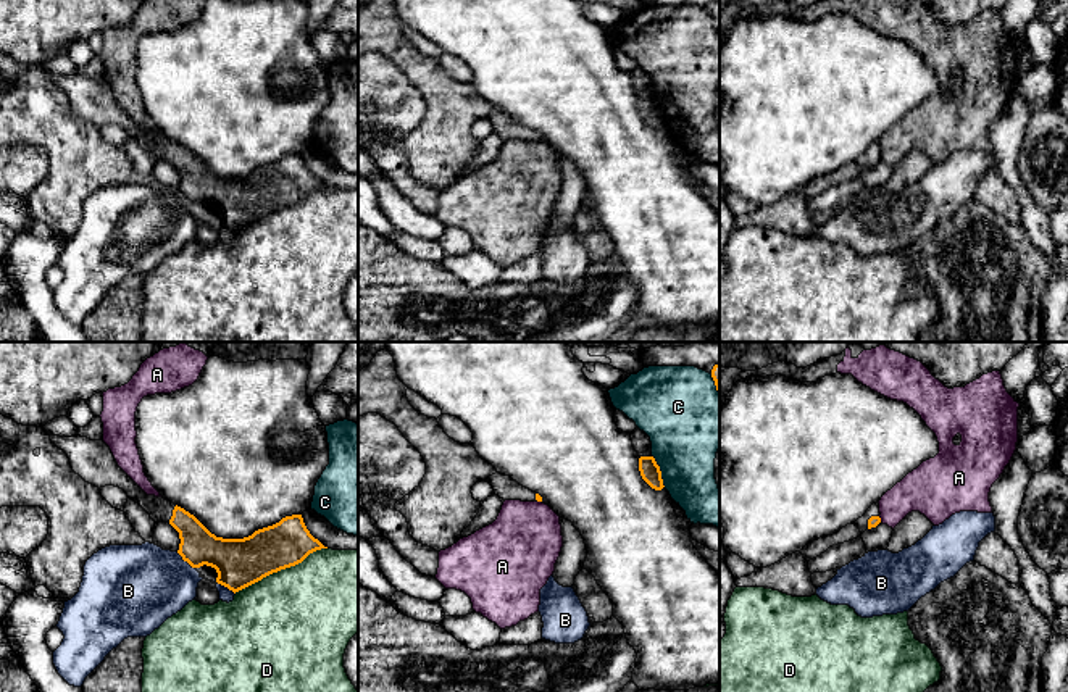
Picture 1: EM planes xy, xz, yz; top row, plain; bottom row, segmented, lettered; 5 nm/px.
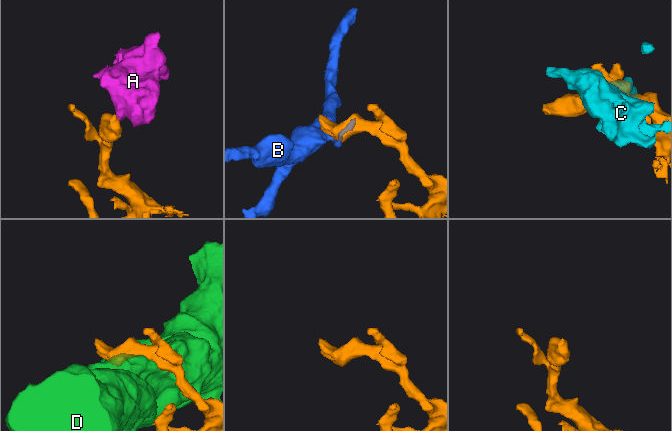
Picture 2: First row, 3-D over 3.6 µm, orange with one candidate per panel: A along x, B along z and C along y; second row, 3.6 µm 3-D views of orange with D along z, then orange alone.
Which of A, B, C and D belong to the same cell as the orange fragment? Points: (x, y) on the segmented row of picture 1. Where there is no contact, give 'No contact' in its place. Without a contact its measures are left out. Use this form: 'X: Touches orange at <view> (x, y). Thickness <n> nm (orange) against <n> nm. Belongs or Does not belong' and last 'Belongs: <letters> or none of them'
A: Touches orange at yz (880, 520). Thickness 60 nm (orange) against 200 nm. Does not belong
B: Touches orange at xy (186, 560). Thickness 220 nm (orange) against 400 nm. Does not belong
C: Touches orange at xz (660, 471). Thickness 100 nm (orange) against 380 nm. Does not belong
D: Touches orange at xy (279, 570). Thickness 240 nm (orange) against 500 nm. Does not belong
Belongs: none of them

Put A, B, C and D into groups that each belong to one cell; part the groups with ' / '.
A / B / C / D

